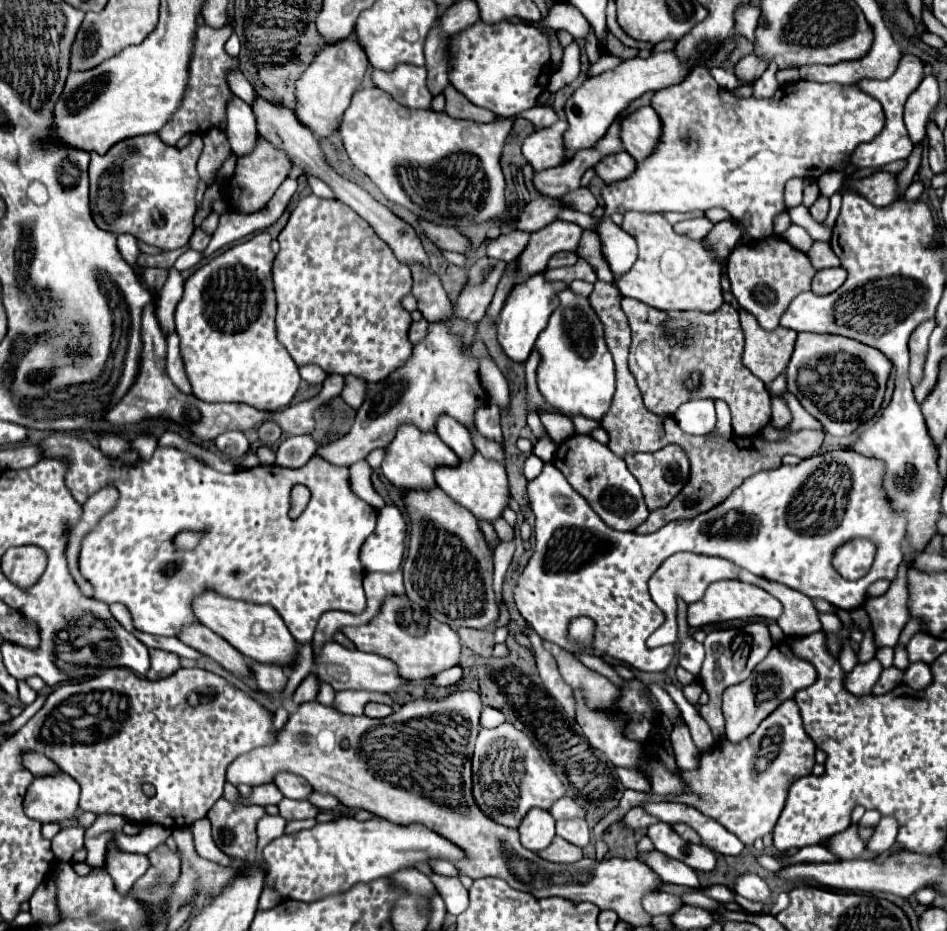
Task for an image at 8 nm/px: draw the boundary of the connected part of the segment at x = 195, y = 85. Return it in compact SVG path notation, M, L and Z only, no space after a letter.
M207 25L197 27L197 43L195 43L195 53L189 59L189 85L185 89L185 97L181 101L181 109L167 121L167 125L159 131L159 137L165 145L175 145L185 133L205 133L211 127L219 127L227 117L225 117L225 107L231 97L229 85L225 81L225 73L231 67L237 67L239 61L233 57L227 57L223 45L233 33L231 25L223 29L211 29Z

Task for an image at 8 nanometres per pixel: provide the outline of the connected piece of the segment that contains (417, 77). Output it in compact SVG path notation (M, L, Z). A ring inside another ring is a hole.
M397 65L393 71L373 71L371 81L375 87L389 93L397 103L411 109L429 109L431 93L425 85L427 71L417 65Z

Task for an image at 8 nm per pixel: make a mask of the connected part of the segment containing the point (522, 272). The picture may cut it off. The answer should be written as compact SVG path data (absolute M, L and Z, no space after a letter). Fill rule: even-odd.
M553 221L541 231L533 233L525 251L515 259L517 261L515 281L521 281L521 277L529 277L529 273L541 273L541 269L547 269L547 261L555 253L575 251L581 233L583 233L581 227L565 221Z

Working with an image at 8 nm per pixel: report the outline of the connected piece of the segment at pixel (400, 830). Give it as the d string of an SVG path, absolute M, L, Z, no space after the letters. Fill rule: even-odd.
M343 817L329 823L317 823L313 829L299 831L293 835L281 835L273 839L265 849L263 857L267 859L267 875L265 885L279 891L285 899L295 899L303 903L311 903L317 899L323 899L333 893L343 893L355 883L369 883L379 877L387 877L399 869L407 869L413 863L425 863L427 859L447 859L447 861L459 861L463 857L463 851L447 841L445 837L425 829L423 825L395 825L385 819L371 819L367 823L361 823L353 817Z

